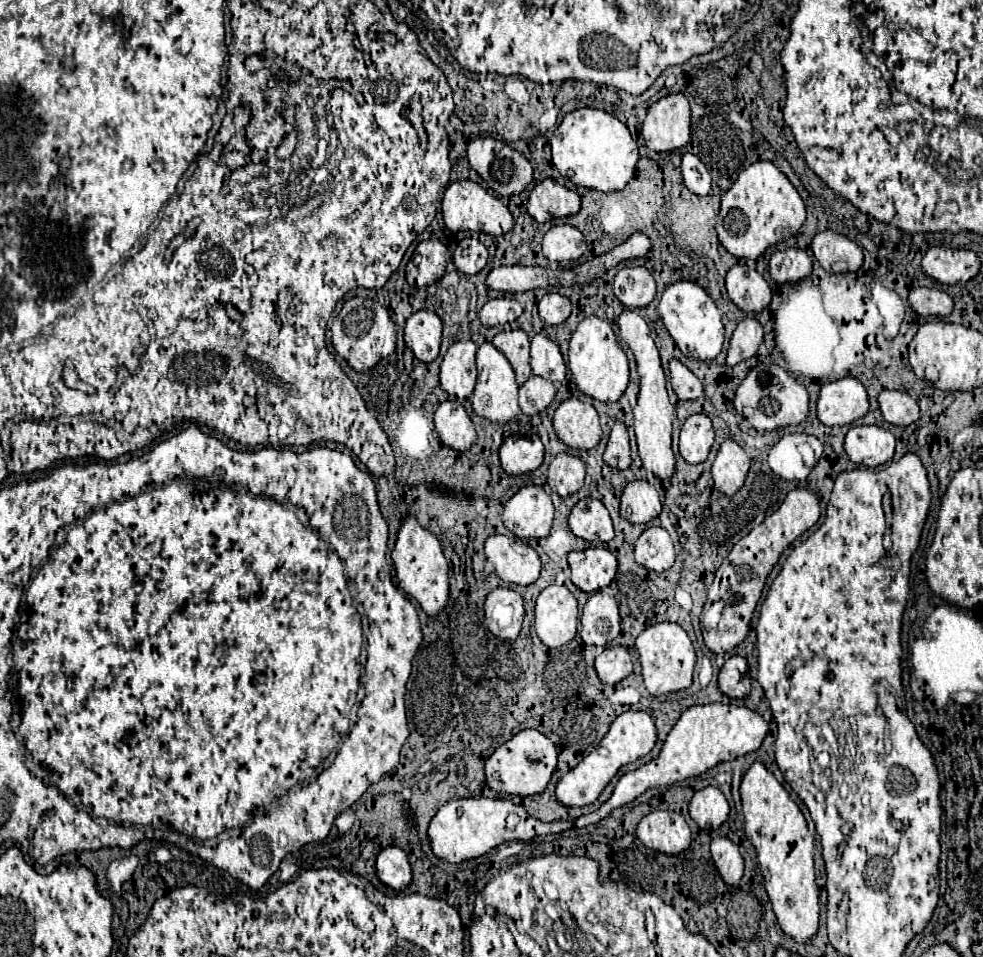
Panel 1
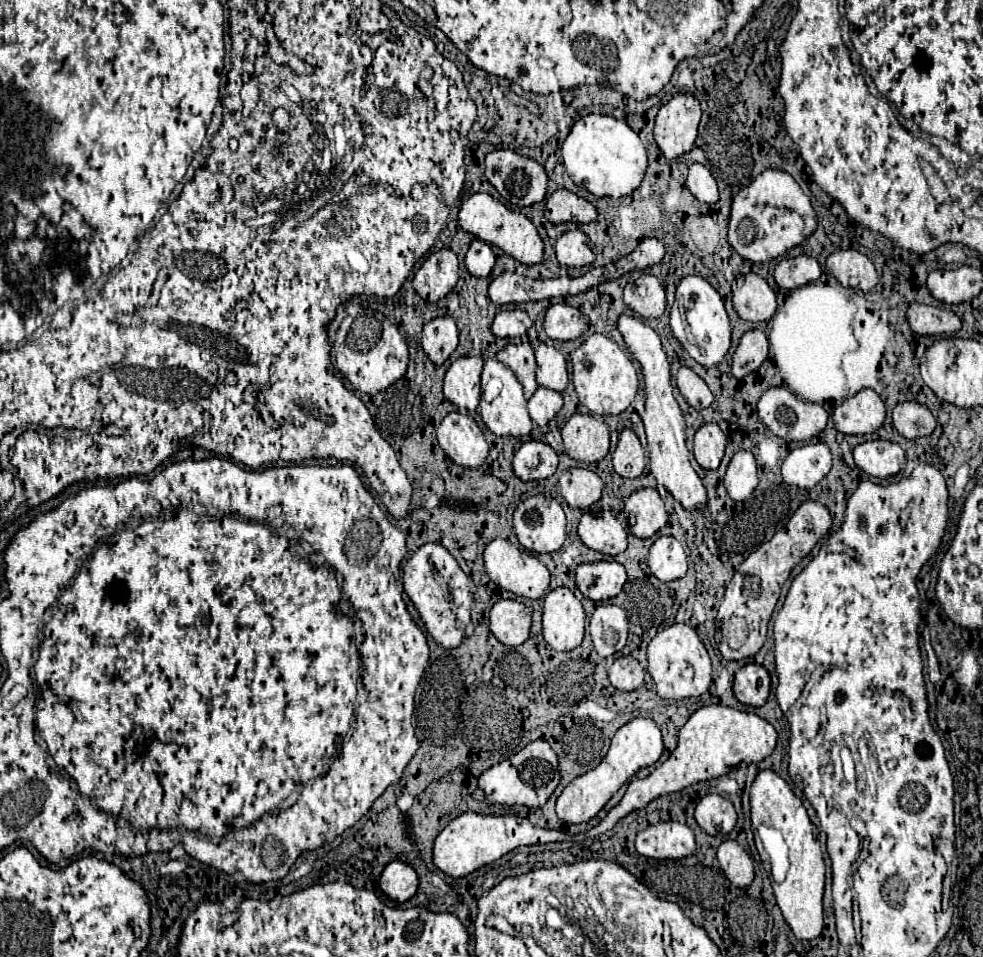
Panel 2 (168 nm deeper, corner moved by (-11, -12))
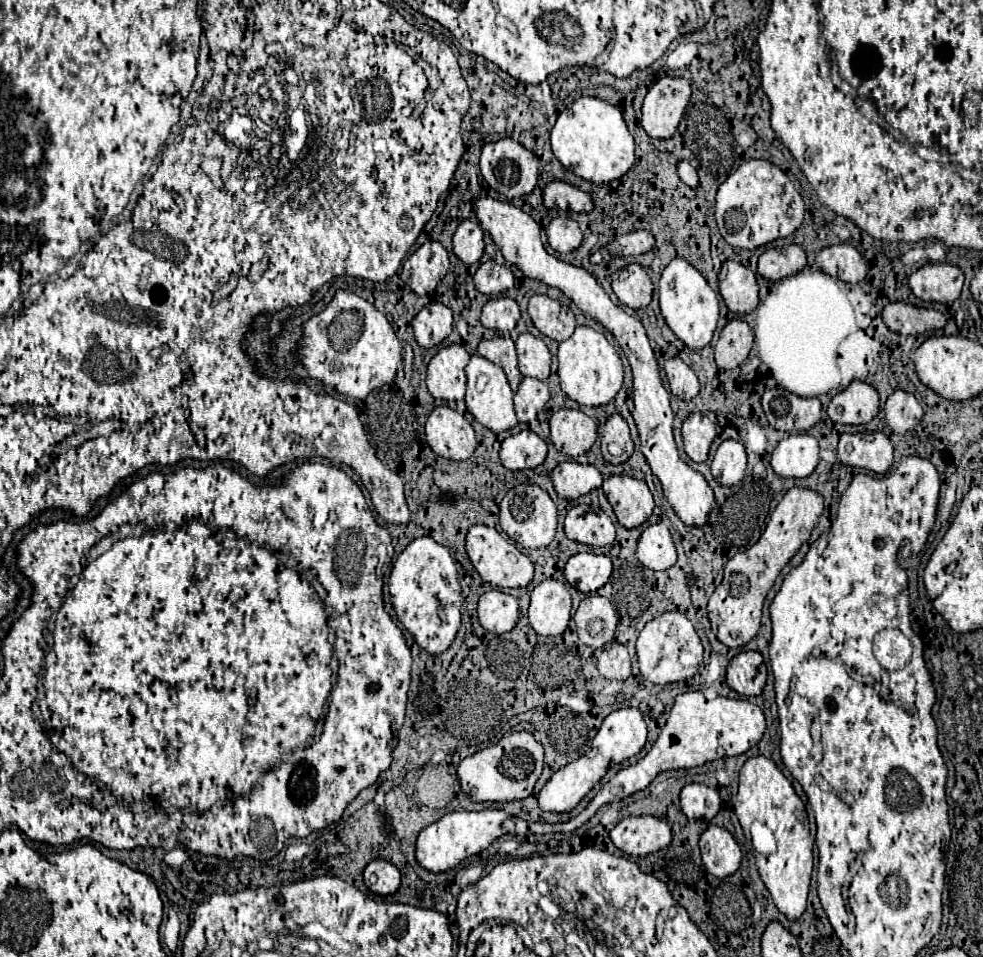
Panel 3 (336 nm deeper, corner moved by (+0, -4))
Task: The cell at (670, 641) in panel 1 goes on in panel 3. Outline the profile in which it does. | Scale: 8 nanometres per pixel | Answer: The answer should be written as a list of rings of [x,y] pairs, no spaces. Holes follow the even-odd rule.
[[[663,612],[649,620],[637,638],[637,660],[641,674],[653,684],[669,684],[695,676],[703,660],[703,644],[693,624],[681,612]]]

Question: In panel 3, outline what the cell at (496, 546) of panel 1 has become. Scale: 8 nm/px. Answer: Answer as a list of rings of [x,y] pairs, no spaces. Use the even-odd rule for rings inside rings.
[[[483,524],[471,526],[469,532],[467,532],[467,538],[465,538],[465,550],[467,550],[467,556],[469,556],[471,564],[479,572],[479,576],[485,582],[489,582],[491,586],[497,586],[497,588],[523,588],[533,578],[531,560],[525,554],[521,554],[511,540],[503,538],[495,528],[489,528],[489,526],[483,526]]]

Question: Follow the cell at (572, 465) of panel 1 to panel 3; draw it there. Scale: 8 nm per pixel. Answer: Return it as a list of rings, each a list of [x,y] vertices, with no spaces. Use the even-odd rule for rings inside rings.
[[[563,462],[559,464],[551,474],[555,492],[559,498],[575,500],[593,488],[599,488],[603,482],[601,472],[591,464],[579,464],[579,462]]]

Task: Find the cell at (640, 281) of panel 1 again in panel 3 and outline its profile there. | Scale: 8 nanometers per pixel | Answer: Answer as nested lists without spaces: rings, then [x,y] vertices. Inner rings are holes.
[[[629,264],[613,274],[613,292],[629,308],[647,308],[653,294],[649,274],[639,264]]]

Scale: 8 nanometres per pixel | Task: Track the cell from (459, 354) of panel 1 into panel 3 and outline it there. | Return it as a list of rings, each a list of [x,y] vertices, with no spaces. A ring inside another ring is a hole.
[[[451,344],[441,348],[427,366],[427,390],[433,398],[449,400],[449,404],[459,404],[465,396],[465,366],[469,362],[469,352]]]

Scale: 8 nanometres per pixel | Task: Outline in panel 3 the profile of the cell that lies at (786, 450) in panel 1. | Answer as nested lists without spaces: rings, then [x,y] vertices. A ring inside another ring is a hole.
[[[811,434],[783,438],[771,454],[771,468],[779,478],[805,478],[819,464],[819,444]]]

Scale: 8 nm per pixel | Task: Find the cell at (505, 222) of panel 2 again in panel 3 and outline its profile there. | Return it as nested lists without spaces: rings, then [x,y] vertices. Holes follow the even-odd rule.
[[[477,198],[477,200],[473,200],[473,214],[481,222],[481,228],[491,234],[491,238],[495,240],[497,248],[503,252],[507,262],[515,264],[527,278],[535,278],[551,288],[561,290],[567,298],[571,298],[577,304],[577,308],[583,314],[597,320],[605,330],[609,330],[615,336],[623,354],[629,358],[629,364],[633,370],[633,404],[635,404],[635,408],[631,414],[633,414],[637,430],[639,430],[641,452],[645,454],[647,464],[651,466],[653,474],[659,478],[659,482],[663,486],[663,494],[665,494],[669,506],[681,518],[681,522],[687,528],[705,526],[709,512],[715,506],[713,488],[707,484],[707,480],[699,472],[689,468],[679,456],[679,450],[677,450],[677,444],[675,444],[675,438],[671,432],[673,430],[673,410],[669,406],[669,392],[661,384],[659,366],[657,366],[655,354],[649,346],[649,338],[645,334],[641,320],[629,316],[623,308],[613,304],[611,298],[605,294],[605,290],[597,284],[597,280],[591,272],[587,272],[585,268],[561,262],[555,256],[549,256],[543,242],[541,242],[541,236],[539,236],[539,224],[523,210],[515,208],[509,202],[501,202],[501,200],[493,200],[493,198]]]

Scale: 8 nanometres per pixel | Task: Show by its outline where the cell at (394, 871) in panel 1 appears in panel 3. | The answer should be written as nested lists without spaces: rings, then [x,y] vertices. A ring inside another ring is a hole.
[[[373,860],[371,864],[367,864],[363,880],[365,880],[365,886],[373,894],[391,896],[391,894],[395,894],[399,890],[401,874],[391,862],[387,862],[387,860]]]

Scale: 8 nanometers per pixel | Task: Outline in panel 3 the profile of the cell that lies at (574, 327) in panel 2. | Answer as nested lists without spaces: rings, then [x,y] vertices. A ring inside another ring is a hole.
[[[537,294],[529,298],[529,318],[543,336],[557,342],[567,340],[575,330],[575,314],[571,308],[549,296]]]

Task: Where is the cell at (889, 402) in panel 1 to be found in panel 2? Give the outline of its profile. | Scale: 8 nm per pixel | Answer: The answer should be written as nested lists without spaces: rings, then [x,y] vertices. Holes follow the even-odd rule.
[[[900,402],[892,410],[894,428],[908,440],[930,436],[936,428],[936,418],[926,406],[916,402]]]

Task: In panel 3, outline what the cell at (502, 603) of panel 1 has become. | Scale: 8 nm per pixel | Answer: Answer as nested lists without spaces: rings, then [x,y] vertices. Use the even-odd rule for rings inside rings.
[[[489,590],[479,598],[479,622],[487,632],[505,634],[515,628],[519,618],[517,598],[499,590]]]

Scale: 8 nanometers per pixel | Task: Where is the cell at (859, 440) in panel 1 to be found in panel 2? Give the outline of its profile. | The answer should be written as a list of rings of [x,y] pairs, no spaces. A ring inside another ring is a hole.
[[[868,440],[854,448],[854,462],[860,470],[876,478],[888,478],[902,470],[904,450],[896,442]]]

